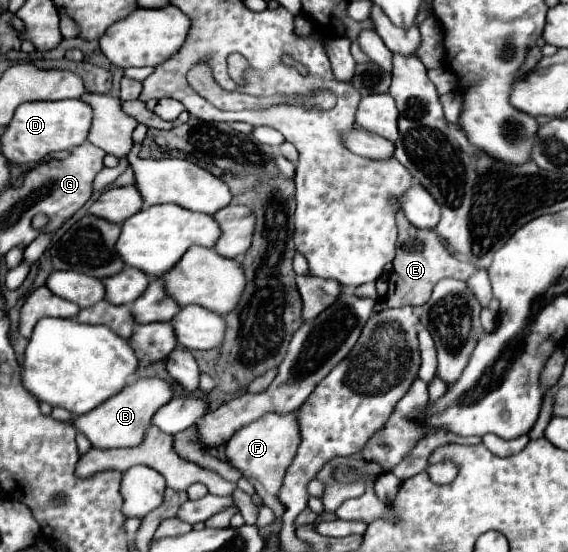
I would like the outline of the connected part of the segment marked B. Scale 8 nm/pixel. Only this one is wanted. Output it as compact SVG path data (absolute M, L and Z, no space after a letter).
M139 378L133 384L125 386L117 396L109 398L95 410L77 416L75 428L81 430L93 446L99 448L123 448L123 446L139 446L145 440L147 430L153 426L155 412L165 406L173 398L173 388L161 378Z

